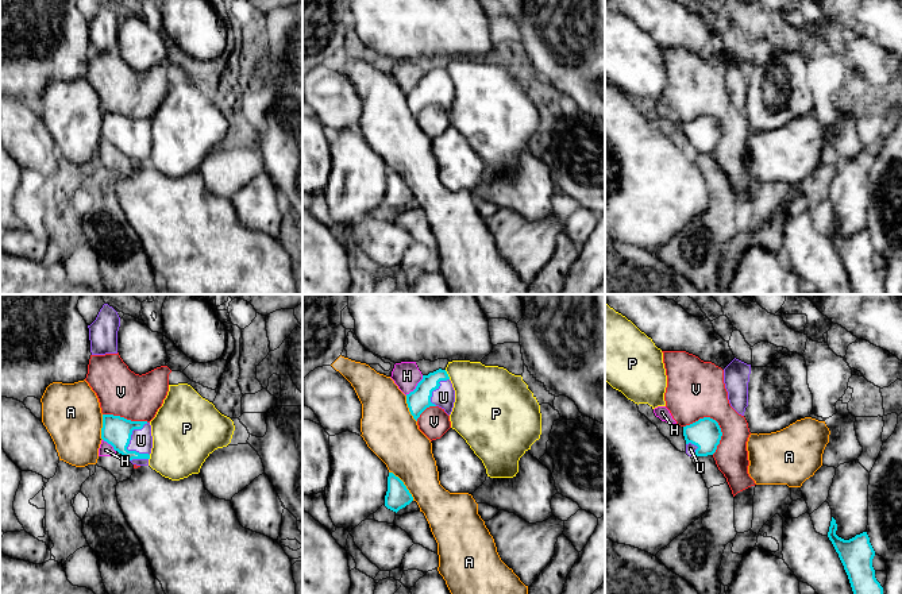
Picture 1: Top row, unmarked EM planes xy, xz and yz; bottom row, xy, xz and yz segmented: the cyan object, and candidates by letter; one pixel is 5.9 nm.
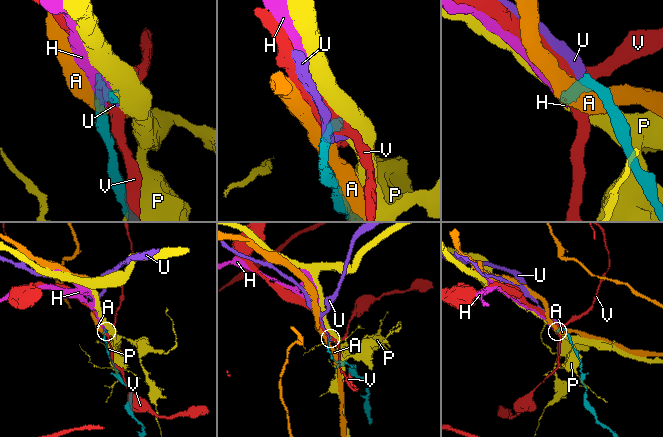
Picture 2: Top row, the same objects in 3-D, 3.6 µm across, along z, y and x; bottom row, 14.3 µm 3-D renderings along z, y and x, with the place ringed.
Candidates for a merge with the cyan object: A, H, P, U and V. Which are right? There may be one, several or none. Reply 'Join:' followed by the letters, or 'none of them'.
Join: U

